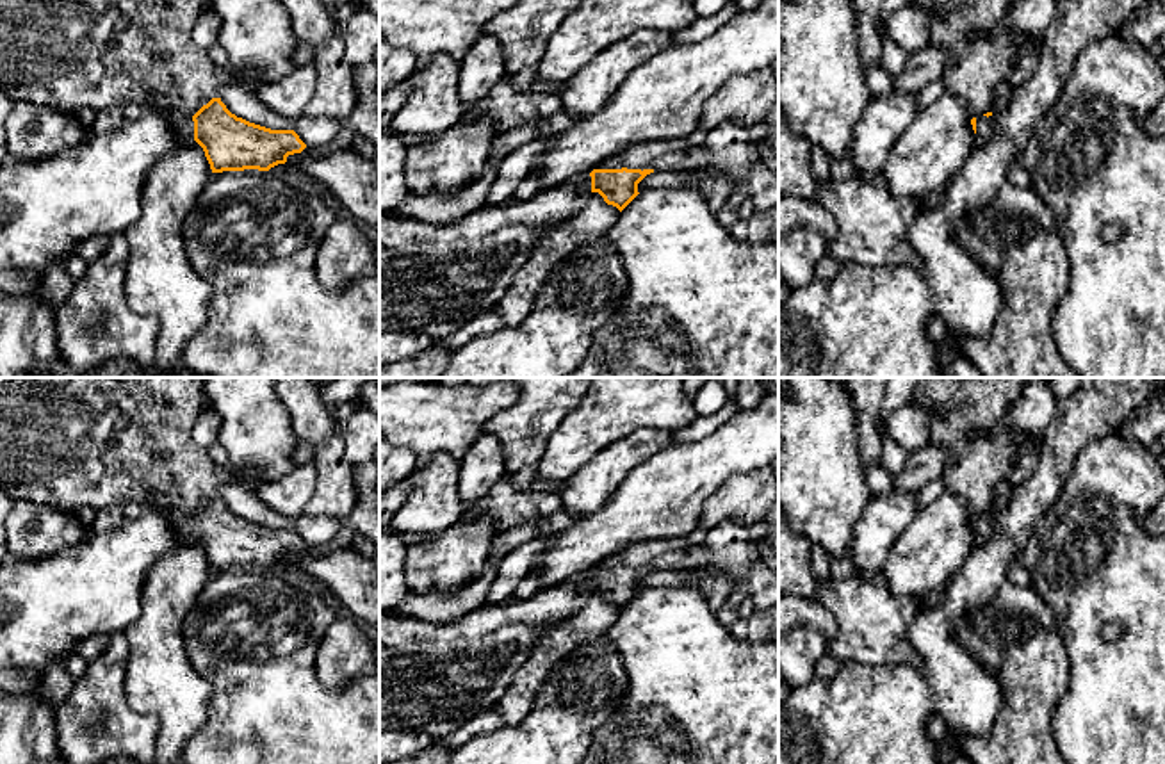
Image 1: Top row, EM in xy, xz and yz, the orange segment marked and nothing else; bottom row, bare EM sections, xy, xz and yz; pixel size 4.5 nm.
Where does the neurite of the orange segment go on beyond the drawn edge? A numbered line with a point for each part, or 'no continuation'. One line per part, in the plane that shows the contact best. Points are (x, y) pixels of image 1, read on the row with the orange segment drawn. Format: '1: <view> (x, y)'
1: xy (184, 127)

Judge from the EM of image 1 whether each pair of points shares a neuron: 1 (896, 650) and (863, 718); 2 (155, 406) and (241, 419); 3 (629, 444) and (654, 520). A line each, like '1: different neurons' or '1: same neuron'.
1: different neurons
2: different neurons
3: different neurons

